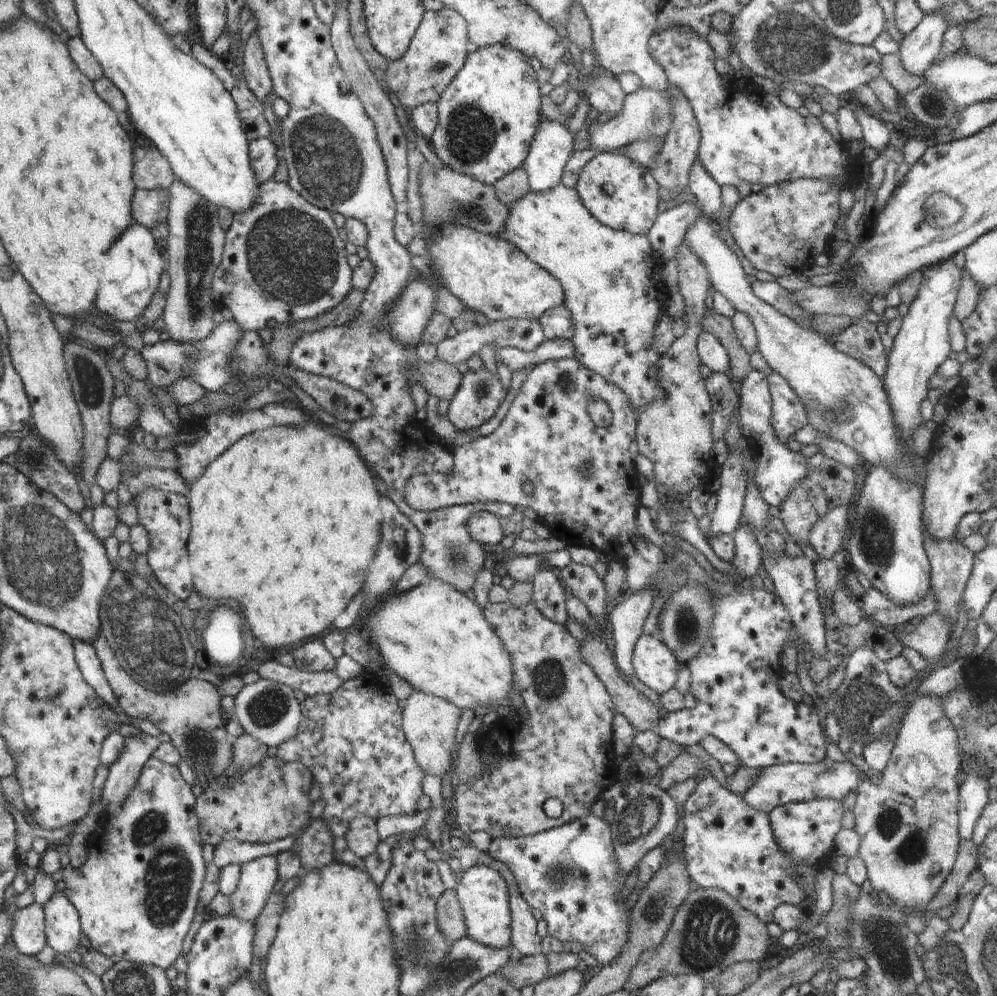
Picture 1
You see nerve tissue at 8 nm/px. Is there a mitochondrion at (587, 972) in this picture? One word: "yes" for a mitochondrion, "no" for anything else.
no

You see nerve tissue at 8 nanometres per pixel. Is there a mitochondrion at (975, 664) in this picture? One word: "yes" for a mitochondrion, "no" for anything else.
no

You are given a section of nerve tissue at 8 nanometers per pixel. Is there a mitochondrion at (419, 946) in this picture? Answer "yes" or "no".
yes

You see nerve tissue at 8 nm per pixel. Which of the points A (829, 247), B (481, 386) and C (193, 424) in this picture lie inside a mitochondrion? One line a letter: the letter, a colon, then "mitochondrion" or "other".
A: other
B: mitochondrion
C: other

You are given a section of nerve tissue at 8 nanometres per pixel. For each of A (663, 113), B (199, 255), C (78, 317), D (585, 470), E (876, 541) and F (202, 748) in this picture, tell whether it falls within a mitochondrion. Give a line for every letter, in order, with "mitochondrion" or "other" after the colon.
A: mitochondrion
B: mitochondrion
C: other
D: mitochondrion
E: mitochondrion
F: mitochondrion

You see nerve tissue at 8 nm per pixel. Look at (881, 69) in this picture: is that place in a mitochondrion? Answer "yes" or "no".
no

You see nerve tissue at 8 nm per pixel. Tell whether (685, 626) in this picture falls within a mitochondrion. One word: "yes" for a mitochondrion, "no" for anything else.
yes

